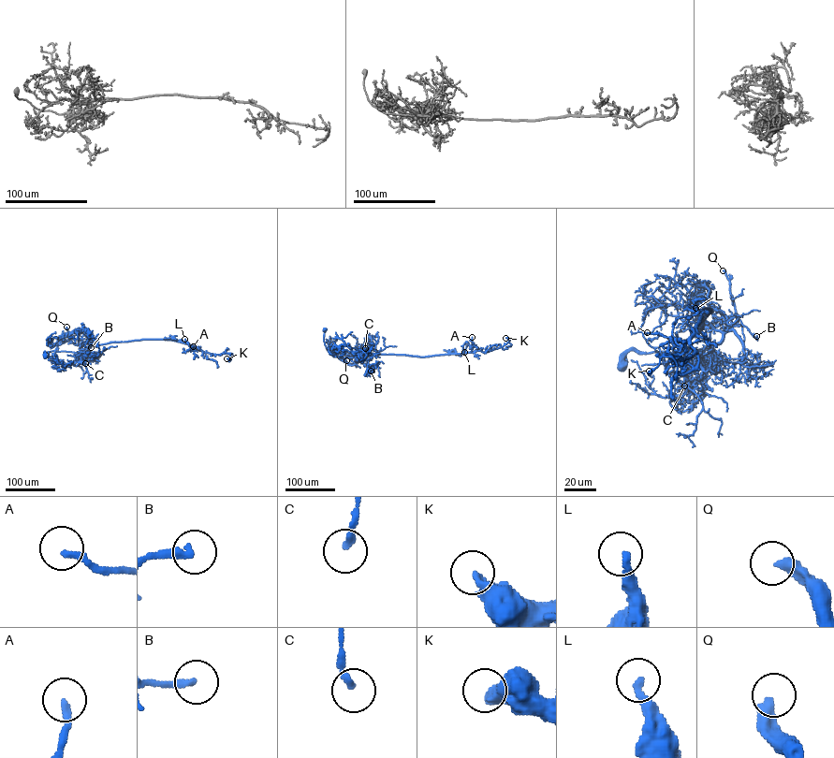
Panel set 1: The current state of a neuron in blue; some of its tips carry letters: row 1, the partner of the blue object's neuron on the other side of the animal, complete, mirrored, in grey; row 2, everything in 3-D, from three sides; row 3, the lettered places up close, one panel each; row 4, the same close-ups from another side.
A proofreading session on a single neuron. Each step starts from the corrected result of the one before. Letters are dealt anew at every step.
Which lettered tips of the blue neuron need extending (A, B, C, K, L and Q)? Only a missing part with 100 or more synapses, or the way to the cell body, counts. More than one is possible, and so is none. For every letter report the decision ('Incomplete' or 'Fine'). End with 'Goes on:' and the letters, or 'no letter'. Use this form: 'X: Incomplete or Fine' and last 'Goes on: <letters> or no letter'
A: Fine
B: Fine
C: Fine
K: Fine
L: Fine
Q: Incomplete
Goes on: Q

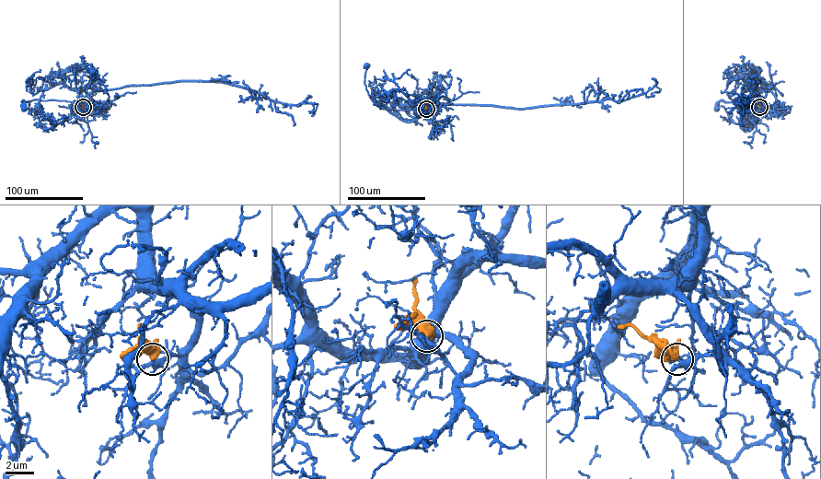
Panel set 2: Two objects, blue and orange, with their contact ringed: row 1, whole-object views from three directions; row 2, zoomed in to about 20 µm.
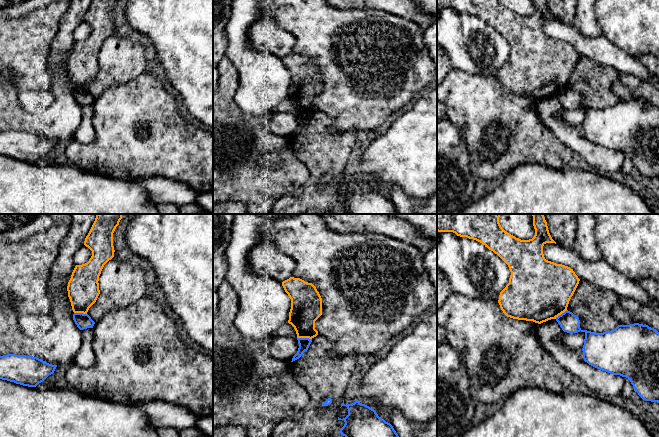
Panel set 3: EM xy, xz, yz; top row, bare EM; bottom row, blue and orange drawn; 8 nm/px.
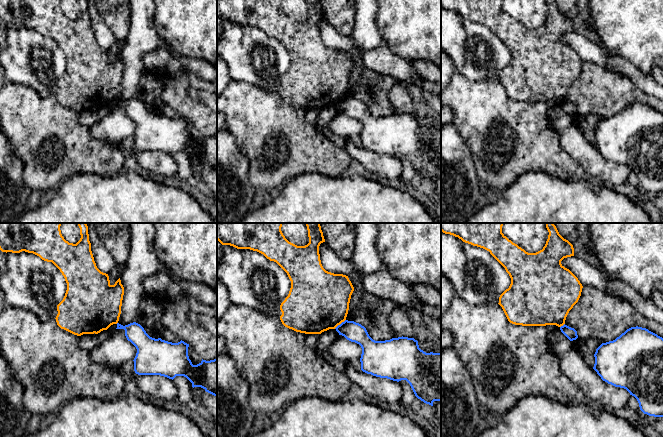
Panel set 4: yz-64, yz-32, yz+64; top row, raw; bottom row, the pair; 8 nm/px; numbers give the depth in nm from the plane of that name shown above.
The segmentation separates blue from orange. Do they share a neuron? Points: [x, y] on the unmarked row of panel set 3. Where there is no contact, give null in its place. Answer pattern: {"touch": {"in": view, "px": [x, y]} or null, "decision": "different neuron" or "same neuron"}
{"touch": {"in": "xz", "px": [304, 114]}, "decision": "different neuron"}

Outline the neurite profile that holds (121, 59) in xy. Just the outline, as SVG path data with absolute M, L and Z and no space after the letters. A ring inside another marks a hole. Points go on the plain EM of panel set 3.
M115 33L104 41L98 59L100 70L87 88L94 98L113 84L127 83L148 69L143 45Z

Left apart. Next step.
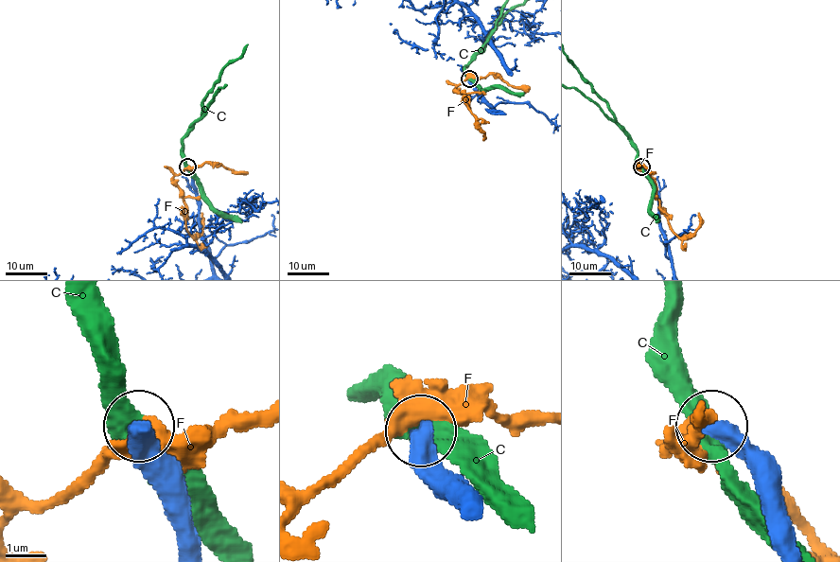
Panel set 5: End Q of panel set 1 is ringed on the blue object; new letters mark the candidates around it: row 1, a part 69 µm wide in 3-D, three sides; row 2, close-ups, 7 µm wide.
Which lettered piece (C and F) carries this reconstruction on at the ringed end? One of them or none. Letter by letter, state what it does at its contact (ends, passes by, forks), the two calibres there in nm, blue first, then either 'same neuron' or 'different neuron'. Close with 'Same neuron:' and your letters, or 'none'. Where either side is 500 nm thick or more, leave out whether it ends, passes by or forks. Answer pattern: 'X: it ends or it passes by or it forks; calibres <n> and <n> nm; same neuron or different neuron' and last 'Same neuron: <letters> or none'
C: calibres 550 and 550 nm; different neuron
F: calibres 440 and 600 nm; different neuron
Same neuron: none

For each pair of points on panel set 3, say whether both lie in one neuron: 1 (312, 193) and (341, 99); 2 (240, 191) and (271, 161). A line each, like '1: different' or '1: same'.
1: different
2: different

